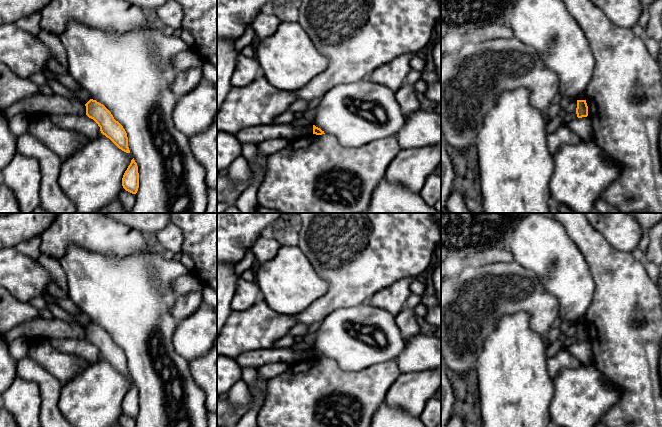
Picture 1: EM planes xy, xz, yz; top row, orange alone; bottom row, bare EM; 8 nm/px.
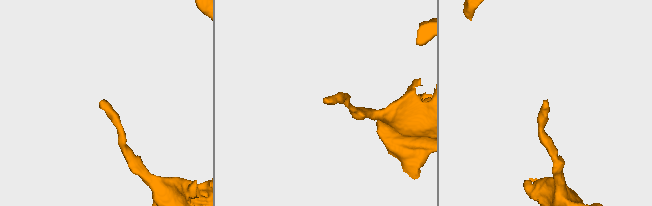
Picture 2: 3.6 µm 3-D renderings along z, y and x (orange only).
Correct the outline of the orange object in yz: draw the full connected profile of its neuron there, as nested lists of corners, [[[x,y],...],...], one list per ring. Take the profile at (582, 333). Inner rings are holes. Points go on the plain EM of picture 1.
[[[577,324],[576,338],[578,342],[588,340],[588,330],[586,324]]]

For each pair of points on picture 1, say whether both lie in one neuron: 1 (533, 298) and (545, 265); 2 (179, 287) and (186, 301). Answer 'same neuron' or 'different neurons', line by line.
1: different neurons
2: different neurons

